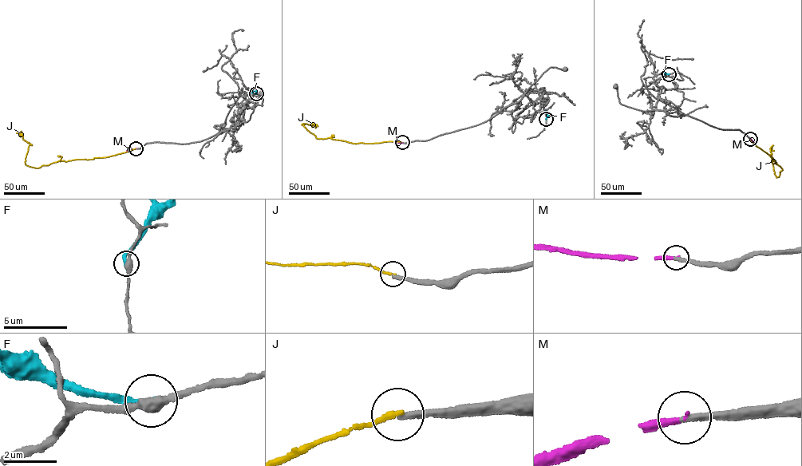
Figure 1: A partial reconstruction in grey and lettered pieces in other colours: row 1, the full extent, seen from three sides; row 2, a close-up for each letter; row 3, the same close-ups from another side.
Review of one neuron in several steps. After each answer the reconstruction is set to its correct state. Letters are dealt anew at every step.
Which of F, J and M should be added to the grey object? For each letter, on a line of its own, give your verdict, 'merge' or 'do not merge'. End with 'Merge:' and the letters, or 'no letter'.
F: do not merge
J: do not merge
M: merge
Merge: M

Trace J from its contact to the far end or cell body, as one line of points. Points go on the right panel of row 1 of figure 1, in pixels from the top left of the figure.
J: (750, 139), (782, 168), (776, 177), (770, 155), (770, 148), (773, 145)

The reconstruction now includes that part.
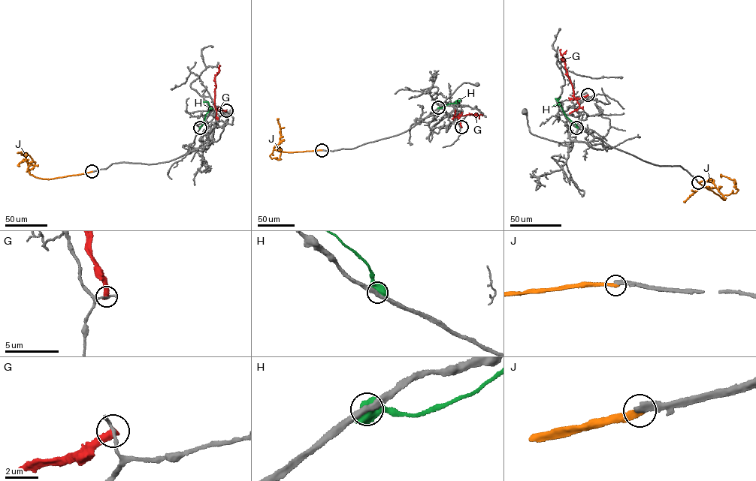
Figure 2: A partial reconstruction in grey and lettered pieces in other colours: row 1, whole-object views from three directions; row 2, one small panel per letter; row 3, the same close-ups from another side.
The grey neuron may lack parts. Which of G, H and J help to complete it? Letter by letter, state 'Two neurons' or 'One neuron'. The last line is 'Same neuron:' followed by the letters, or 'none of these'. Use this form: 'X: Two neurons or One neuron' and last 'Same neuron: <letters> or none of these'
G: Two neurons
H: Two neurons
J: Two neurons
Same neuron: none of these

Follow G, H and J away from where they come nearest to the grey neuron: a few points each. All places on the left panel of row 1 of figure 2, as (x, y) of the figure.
G: (226, 110), (216, 109), (214, 105), (215, 77), (220, 65)
H: (200, 128), (210, 108), (208, 102), (201, 100)
J: (92, 171), (55, 178), (39, 178), (26, 171), (33, 167), (34, 162), (26, 153), (22, 154)

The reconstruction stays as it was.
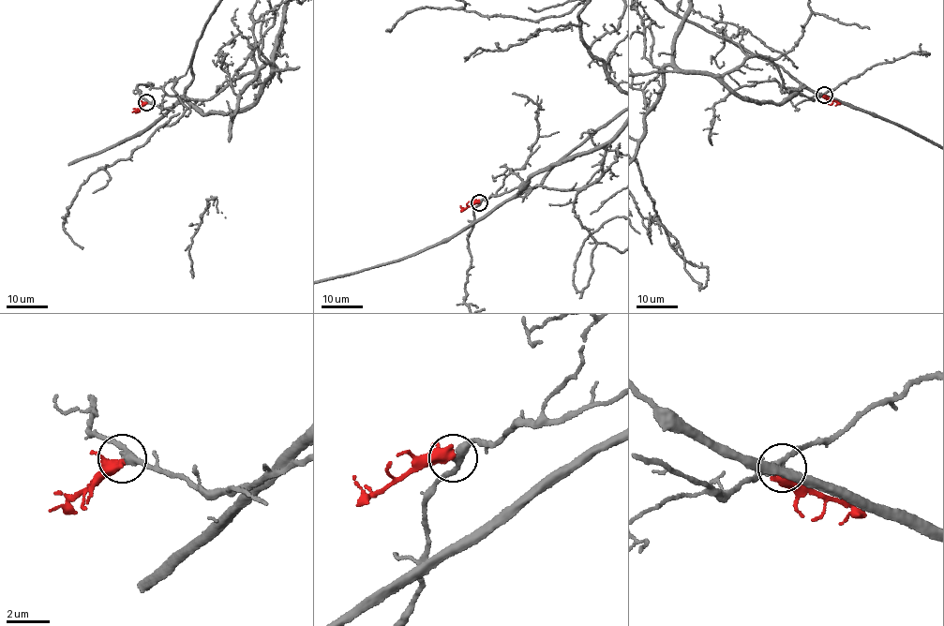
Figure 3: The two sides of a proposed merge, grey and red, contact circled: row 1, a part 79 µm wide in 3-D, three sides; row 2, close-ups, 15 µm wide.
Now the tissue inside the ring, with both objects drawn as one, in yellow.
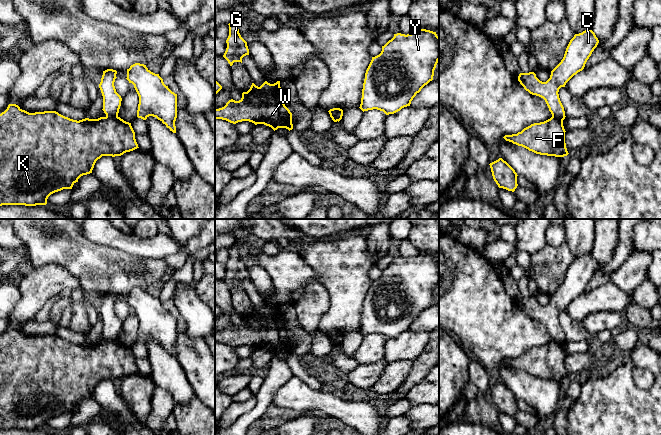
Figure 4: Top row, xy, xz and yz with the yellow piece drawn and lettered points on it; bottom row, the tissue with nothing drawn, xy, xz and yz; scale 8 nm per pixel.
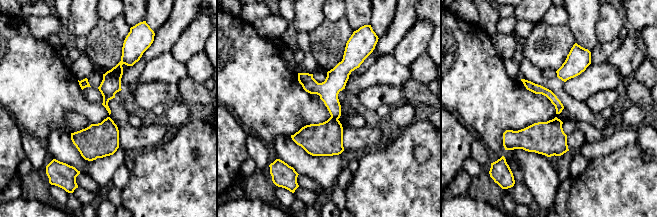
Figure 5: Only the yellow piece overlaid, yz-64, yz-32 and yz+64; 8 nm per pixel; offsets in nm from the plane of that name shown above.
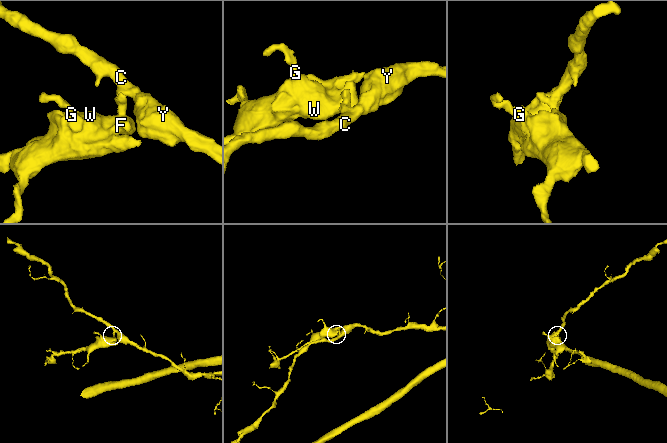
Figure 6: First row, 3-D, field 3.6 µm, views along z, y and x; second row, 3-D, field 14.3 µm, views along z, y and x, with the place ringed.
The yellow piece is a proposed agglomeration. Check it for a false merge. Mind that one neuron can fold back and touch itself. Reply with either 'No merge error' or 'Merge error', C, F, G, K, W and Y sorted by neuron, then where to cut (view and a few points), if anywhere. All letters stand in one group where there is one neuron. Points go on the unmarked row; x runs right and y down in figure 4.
Merge error. Groups: C Y / F G K W. Split along xy (106, 340), (117, 341)

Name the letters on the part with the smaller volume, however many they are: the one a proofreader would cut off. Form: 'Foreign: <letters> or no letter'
Foreign: F, G, K, W

